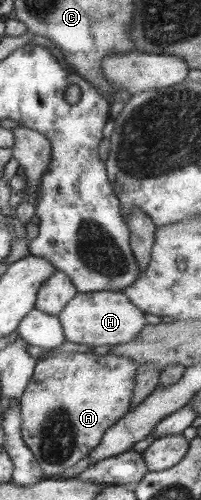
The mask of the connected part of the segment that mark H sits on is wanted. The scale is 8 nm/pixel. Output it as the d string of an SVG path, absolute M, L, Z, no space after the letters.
M98 291L79 293L63 308L58 316L66 339L76 344L91 347L126 344L137 338L147 326L145 312L120 291Z

